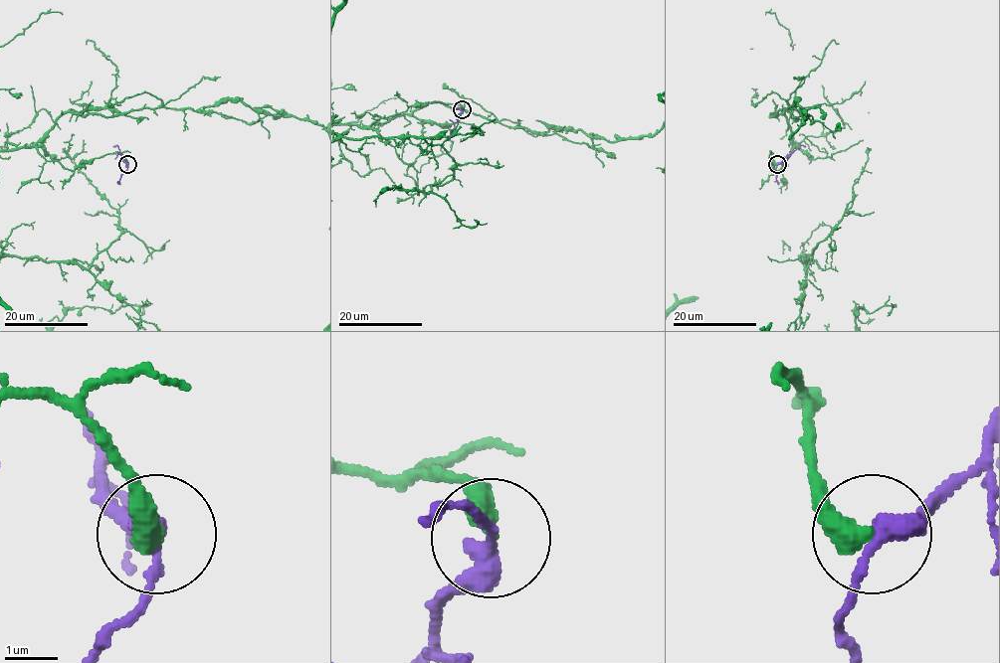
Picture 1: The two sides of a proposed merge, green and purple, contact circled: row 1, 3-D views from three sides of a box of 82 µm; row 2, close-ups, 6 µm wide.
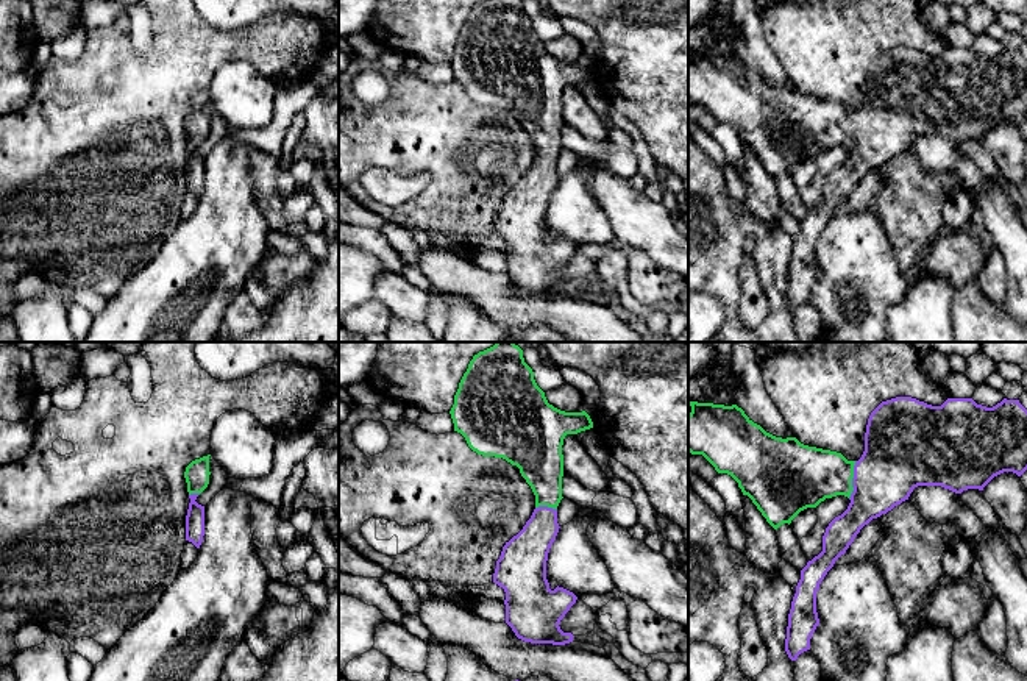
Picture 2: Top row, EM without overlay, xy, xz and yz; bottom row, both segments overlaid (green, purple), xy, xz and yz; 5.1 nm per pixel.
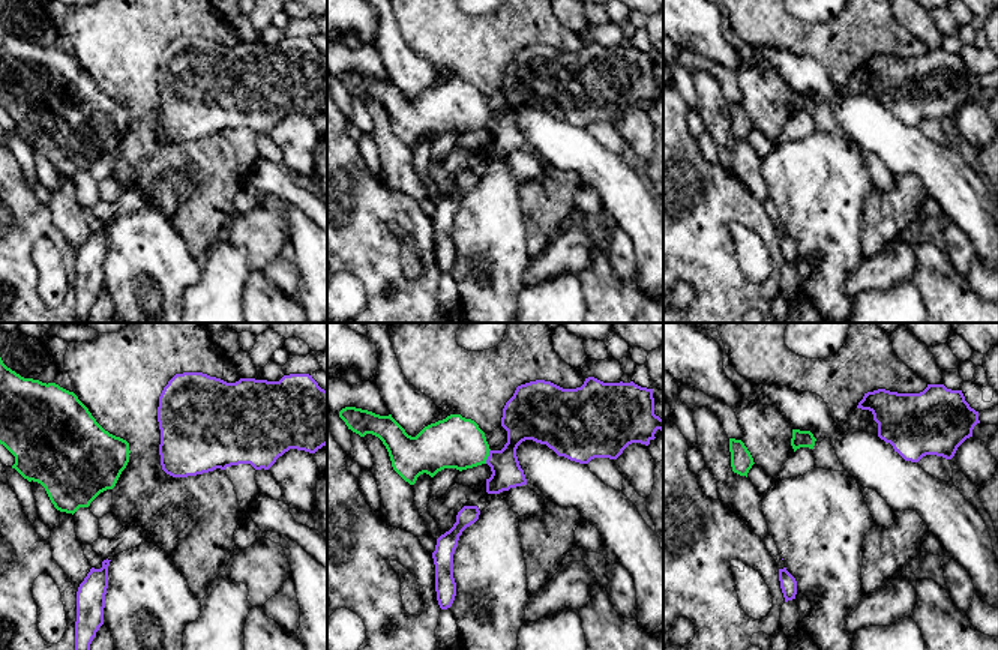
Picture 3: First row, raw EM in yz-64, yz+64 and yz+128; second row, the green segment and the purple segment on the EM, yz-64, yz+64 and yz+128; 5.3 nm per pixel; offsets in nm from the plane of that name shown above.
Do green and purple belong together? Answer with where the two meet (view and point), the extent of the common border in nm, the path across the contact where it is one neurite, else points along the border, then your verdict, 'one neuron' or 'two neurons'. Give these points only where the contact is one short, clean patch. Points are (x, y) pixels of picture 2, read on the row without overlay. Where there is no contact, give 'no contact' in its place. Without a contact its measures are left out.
meets green in yz at (851, 130); contact 200 nm long; runs through yz (803, 127), (851, 130), (876, 130), (895, 111); one neuron

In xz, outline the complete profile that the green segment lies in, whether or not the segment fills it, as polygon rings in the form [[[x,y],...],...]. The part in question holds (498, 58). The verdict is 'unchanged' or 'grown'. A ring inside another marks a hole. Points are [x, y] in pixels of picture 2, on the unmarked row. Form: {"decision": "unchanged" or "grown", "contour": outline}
{"decision": "grown", "contour": [[[484,0],[474,5],[459,33],[450,64],[454,81],[465,87],[473,102],[503,108],[517,116],[535,145],[531,169],[506,192],[493,223],[493,233],[506,242],[506,273],[524,292],[553,295],[573,292],[574,286],[563,283],[559,273],[577,247],[559,236],[549,239],[546,211],[560,178],[557,156],[563,148],[563,89],[567,84],[593,78],[590,66],[585,61],[565,62],[549,55],[534,30],[532,19],[524,12],[523,0]]]}

